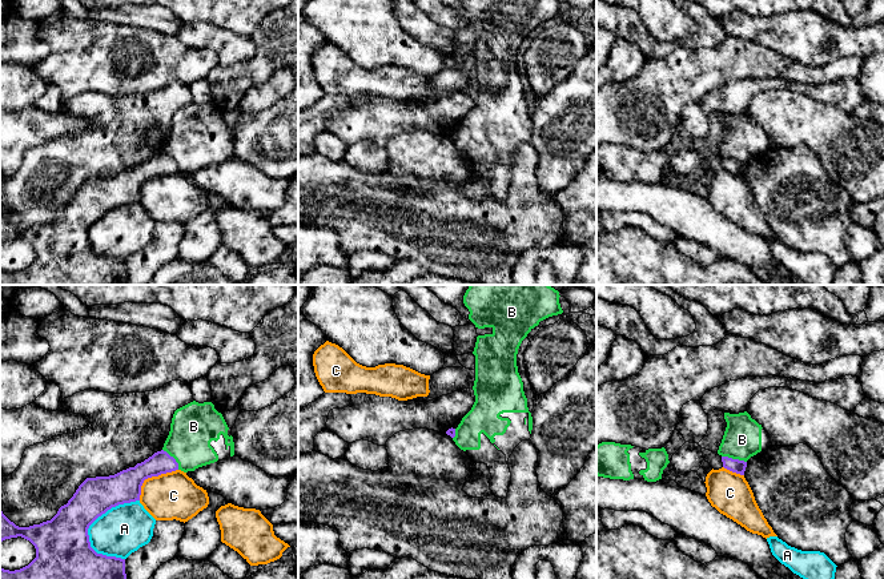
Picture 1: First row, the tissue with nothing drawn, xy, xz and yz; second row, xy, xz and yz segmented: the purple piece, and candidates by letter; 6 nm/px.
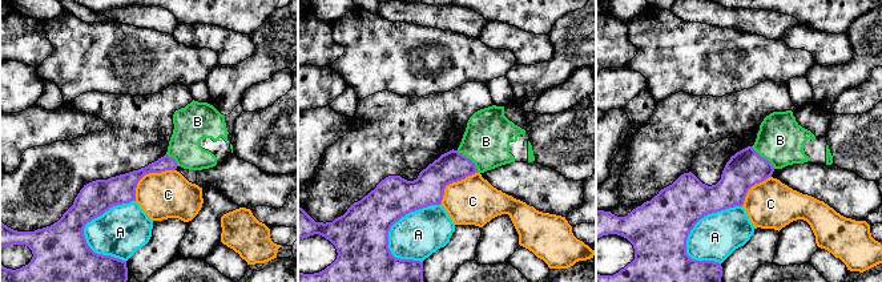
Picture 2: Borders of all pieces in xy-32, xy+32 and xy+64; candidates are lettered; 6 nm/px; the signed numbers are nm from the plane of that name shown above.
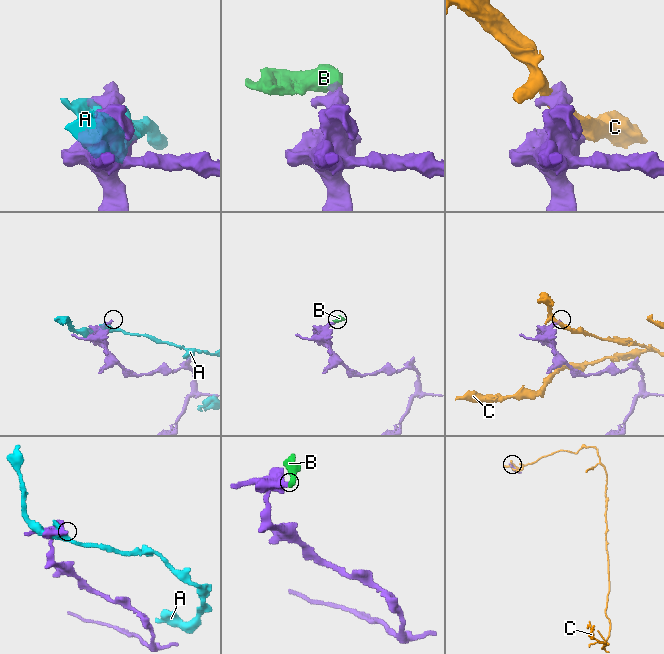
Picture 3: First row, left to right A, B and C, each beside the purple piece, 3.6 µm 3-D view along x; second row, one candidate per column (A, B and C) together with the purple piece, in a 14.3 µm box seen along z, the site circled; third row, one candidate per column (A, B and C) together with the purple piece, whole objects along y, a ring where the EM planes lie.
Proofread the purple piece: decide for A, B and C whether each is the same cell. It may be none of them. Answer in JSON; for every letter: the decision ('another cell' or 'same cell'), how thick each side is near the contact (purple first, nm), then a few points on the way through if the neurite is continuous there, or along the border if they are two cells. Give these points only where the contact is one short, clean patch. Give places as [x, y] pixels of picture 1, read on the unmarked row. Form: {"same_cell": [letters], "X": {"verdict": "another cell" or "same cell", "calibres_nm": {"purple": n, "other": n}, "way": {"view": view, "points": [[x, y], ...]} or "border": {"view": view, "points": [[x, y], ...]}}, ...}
{"same_cell": [], "A": {"verdict": "another cell", "calibres_nm": {"purple": 280, "other": 300}}, "B": {"verdict": "another cell", "calibres_nm": {"purple": 80, "other": 240}, "border": {"view": "yz", "points": [[722, 157], [746, 164]]}}, "C": {"verdict": "another cell", "calibres_nm": {"purple": 190, "other": 280}}}

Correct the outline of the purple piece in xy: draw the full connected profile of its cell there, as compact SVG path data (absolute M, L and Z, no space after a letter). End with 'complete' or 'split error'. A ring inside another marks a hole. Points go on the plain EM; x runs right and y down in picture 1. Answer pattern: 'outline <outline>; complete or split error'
outline M161 152L114 177L87 180L51 222L29 229L16 228L0 212L0 244L21 238L36 250L36 260L28 268L15 273L0 269L0 285L126 285L125 261L97 256L91 249L88 230L112 209L140 202L145 181L176 172L176 161Z; complete

